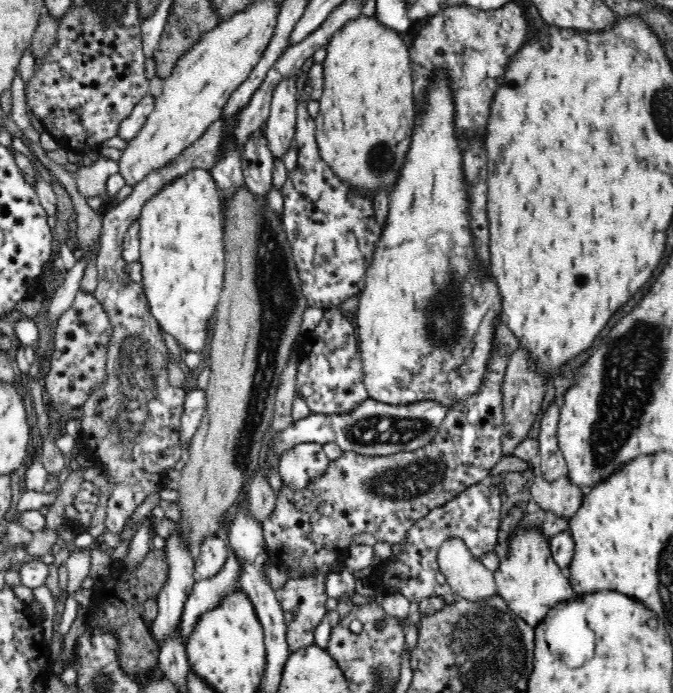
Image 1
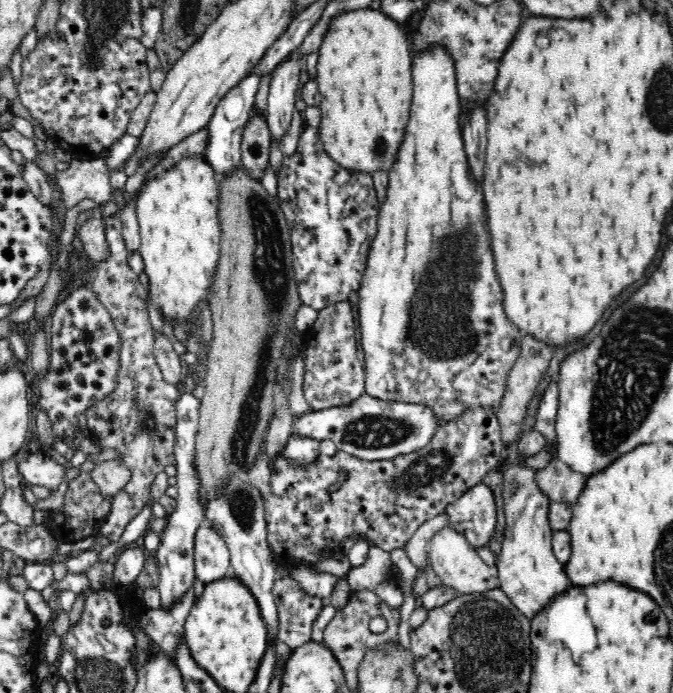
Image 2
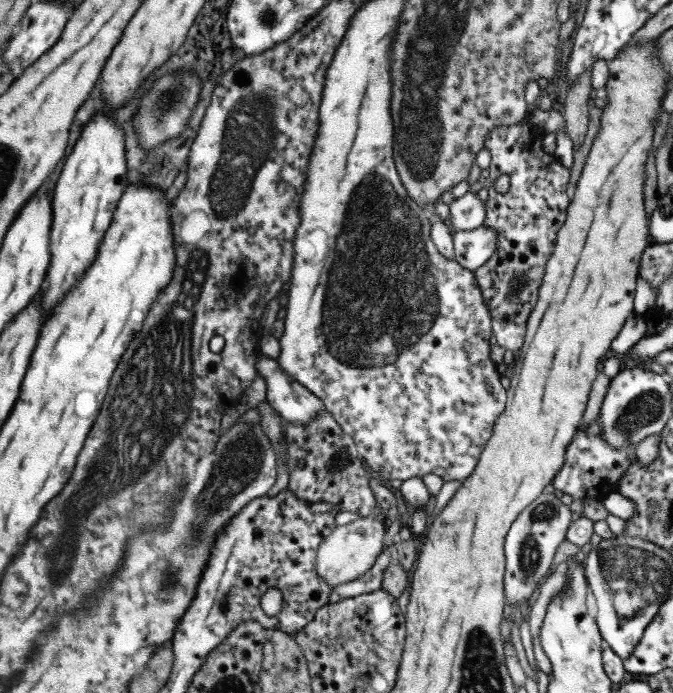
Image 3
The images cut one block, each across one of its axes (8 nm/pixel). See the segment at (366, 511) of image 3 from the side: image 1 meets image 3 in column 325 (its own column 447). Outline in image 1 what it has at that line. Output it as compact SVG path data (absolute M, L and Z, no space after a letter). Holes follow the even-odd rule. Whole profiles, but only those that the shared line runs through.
M501 319L497 323L497 342L498 348L488 364L483 390L477 396L465 399L448 410L436 436L422 448L378 457L343 451L337 459L329 460L322 474L314 477L313 481L306 483L301 489L294 489L290 483L286 485L286 481L282 479L274 508L262 522L269 560L273 564L286 565L294 570L340 563L347 557L353 536L363 532L374 536L376 543L390 546L404 543L408 539L410 528L418 520L426 518L430 510L436 510L444 506L444 503L454 500L466 488L485 482L503 455L501 438L505 428L502 425L501 382L509 356L520 347L519 339L502 324ZM500 344L505 344L505 355Z

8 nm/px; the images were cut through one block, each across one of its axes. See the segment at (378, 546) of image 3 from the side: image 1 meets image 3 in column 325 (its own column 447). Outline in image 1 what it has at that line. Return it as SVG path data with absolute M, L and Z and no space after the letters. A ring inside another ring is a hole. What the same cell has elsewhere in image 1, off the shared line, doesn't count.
M446 538L439 545L435 560L438 563L439 571L443 574L444 582L450 585L457 597L477 601L478 599L492 597L497 593L492 570L486 568L480 559L476 559L468 549L468 545L460 538Z

